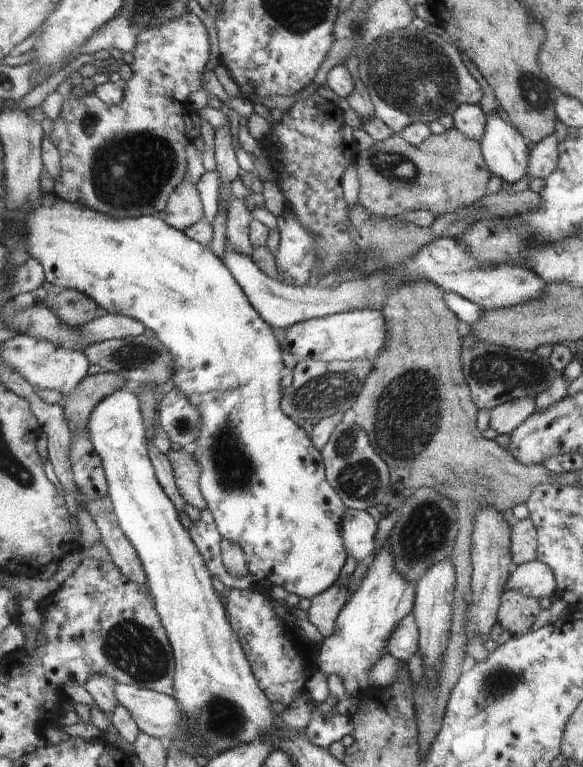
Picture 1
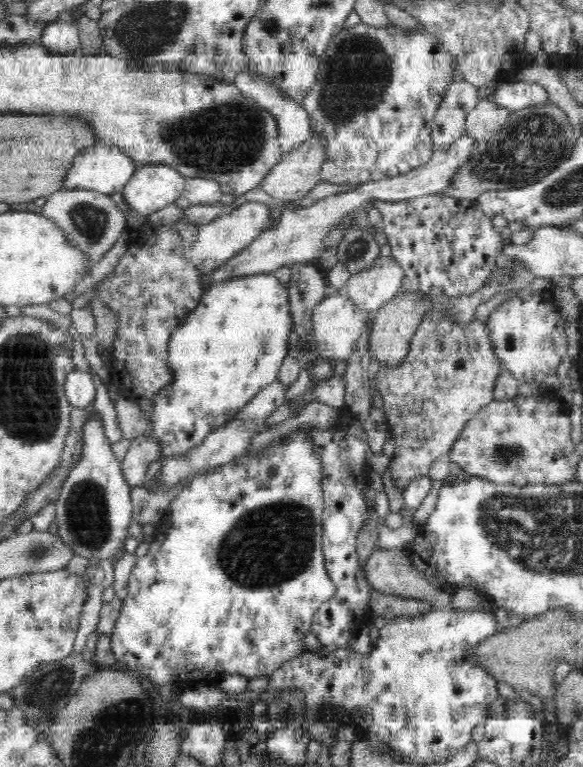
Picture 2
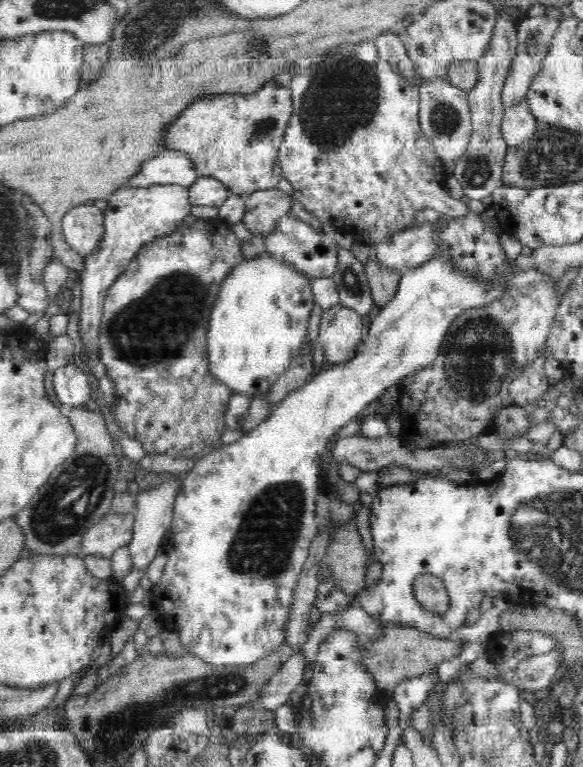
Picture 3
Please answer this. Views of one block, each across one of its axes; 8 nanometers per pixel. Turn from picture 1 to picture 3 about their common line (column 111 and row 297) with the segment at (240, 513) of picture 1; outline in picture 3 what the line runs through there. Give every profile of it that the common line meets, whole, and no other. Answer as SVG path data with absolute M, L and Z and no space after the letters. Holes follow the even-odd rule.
M265 251L258 258L237 264L220 285L207 324L207 372L232 393L254 397L274 385L298 354L306 334L308 318L314 305L310 278L293 268L272 260Z

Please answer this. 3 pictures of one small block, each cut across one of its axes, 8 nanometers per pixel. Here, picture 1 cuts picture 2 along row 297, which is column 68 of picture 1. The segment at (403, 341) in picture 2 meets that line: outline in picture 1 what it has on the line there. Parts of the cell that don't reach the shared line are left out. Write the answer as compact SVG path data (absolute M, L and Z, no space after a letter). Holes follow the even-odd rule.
M106 371L90 375L80 386L74 388L72 394L64 396L67 401L67 417L74 436L89 430L90 418L96 407L116 390L125 388L127 383L130 383L127 377Z

